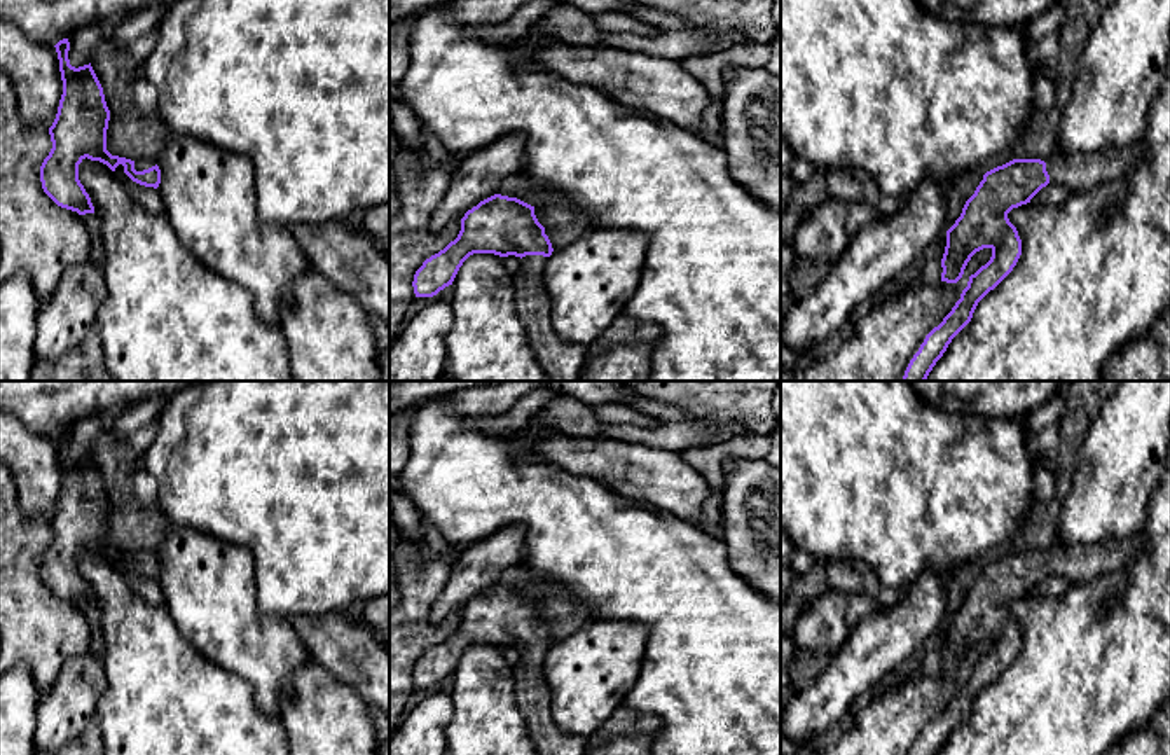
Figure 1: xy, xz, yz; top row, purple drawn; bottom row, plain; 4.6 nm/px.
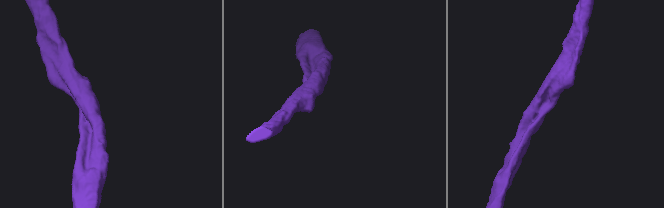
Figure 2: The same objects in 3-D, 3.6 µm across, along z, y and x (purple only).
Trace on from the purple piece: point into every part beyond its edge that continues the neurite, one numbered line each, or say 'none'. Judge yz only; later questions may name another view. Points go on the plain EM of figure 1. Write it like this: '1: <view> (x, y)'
1: yz (1085, 561)

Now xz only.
1: xz (533, 698)

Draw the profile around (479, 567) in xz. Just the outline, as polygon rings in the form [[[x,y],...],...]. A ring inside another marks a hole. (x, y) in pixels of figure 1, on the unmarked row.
[[[505,526],[485,540],[463,547],[452,563],[445,587],[431,605],[430,622],[440,624],[480,592],[498,585],[503,571],[522,563],[522,556],[522,526]]]

